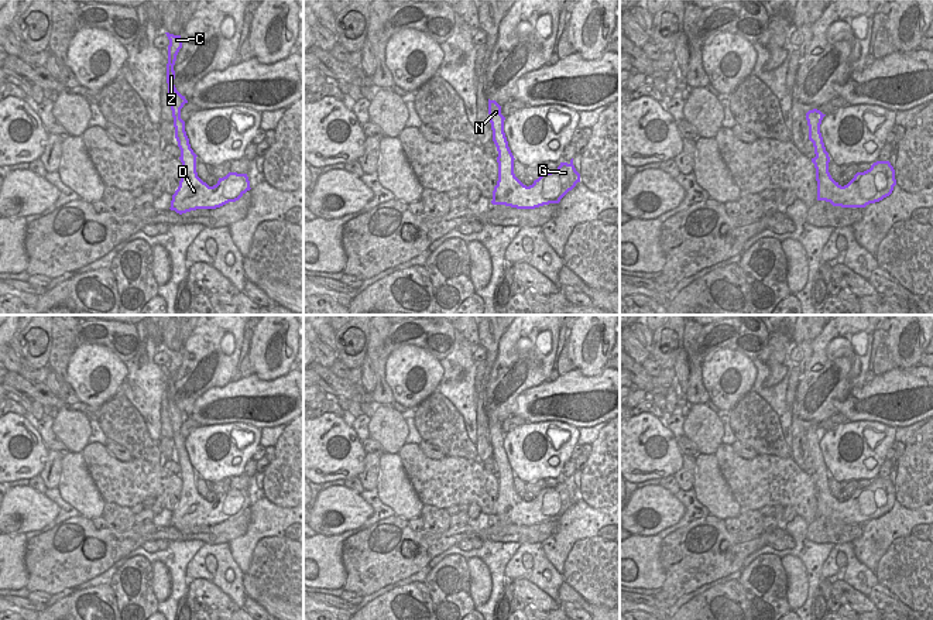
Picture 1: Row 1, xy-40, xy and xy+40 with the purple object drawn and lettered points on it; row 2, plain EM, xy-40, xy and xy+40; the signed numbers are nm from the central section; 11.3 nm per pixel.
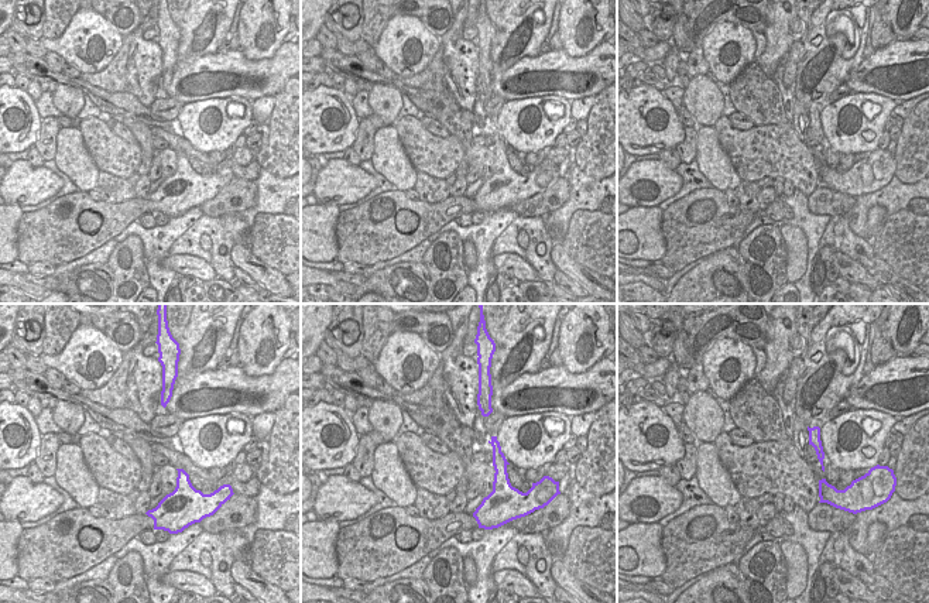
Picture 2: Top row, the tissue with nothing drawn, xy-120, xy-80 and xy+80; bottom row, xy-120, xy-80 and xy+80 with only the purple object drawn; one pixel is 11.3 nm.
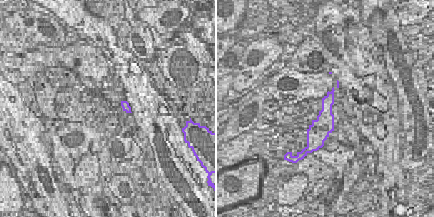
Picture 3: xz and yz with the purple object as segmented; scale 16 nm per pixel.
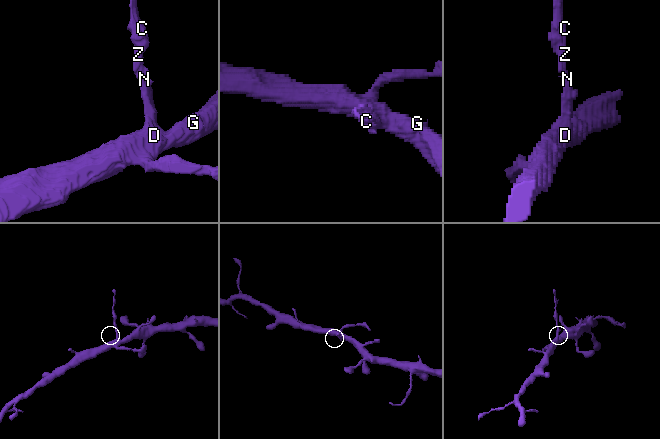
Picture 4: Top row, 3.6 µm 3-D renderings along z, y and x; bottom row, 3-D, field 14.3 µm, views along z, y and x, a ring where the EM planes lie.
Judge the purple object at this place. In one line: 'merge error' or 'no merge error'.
merge error

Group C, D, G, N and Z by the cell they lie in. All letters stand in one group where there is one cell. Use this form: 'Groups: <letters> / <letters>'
Groups: C N Z / D G

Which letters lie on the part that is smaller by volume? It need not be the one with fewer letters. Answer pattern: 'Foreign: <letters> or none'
Foreign: C, N, Z

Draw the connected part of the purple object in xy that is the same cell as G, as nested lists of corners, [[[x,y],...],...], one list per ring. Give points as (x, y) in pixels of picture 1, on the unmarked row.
[[[507,463],[498,477],[498,497],[493,507],[493,521],[505,521],[517,525],[535,525],[560,515],[580,499],[580,490],[570,479],[560,479],[555,487],[545,487],[532,501],[524,501],[514,490],[514,472]]]

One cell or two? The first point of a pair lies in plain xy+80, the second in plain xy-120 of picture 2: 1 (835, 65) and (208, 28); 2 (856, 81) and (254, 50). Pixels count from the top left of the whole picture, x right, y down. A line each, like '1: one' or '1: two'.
1: one
2: two

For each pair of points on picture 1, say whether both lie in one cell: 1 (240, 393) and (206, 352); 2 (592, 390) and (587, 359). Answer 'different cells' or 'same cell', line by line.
1: different cells
2: different cells

